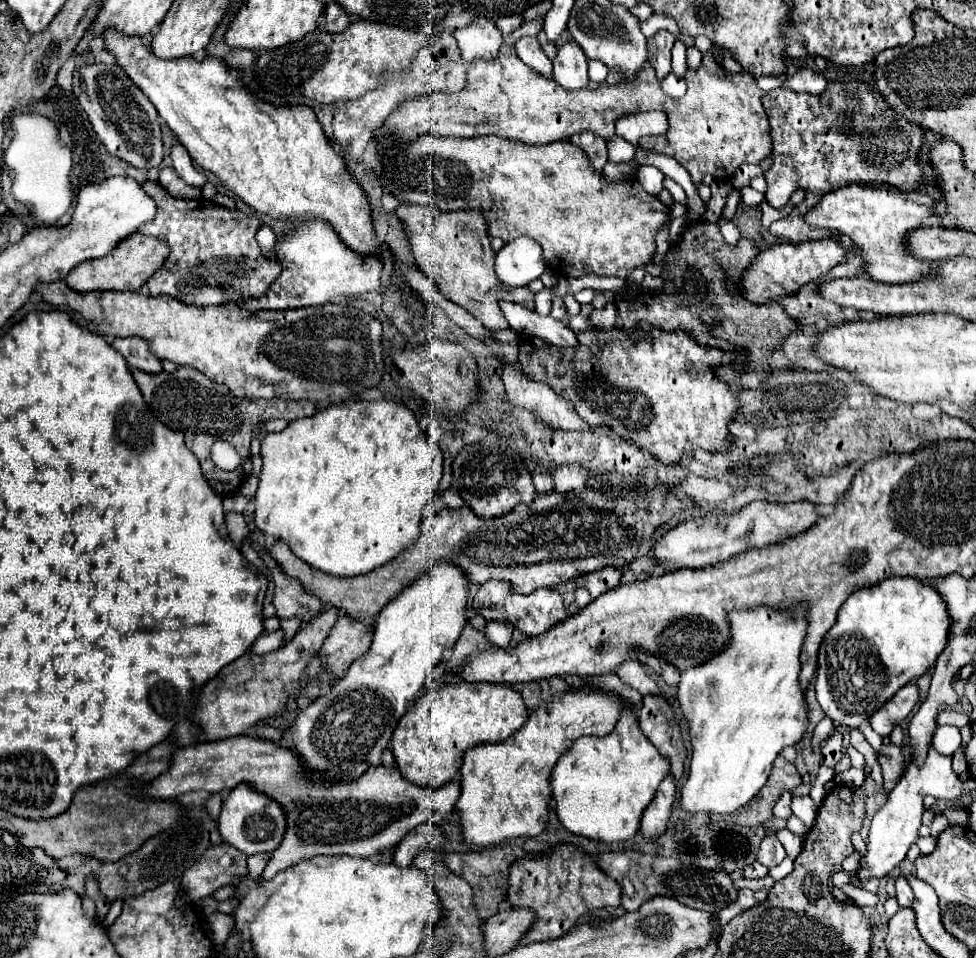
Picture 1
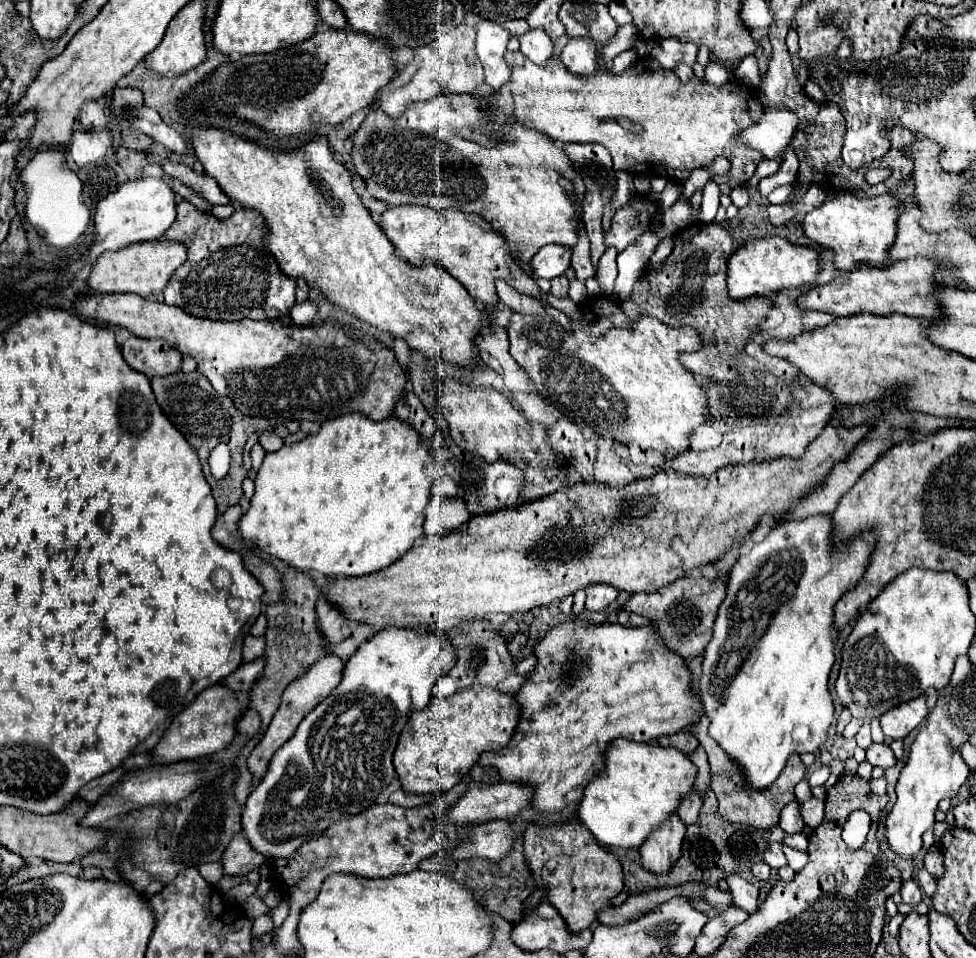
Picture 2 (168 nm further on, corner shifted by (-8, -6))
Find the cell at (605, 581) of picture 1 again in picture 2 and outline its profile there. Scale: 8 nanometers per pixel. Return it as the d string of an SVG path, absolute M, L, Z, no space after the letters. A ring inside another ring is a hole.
M588 586L586 588L586 610L588 612L606 612L616 600L618 590L614 586Z

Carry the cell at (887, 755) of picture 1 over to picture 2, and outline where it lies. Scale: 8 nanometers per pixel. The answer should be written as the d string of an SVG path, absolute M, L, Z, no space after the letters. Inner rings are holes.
M870 744L866 748L866 760L872 766L882 766L882 768L890 768L890 766L896 764L894 752L890 750L888 744Z

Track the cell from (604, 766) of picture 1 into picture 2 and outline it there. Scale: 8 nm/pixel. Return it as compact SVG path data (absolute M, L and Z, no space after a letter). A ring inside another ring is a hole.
M614 740L606 750L606 766L584 790L584 798L578 806L578 816L586 828L594 834L598 844L610 848L640 848L648 836L658 830L670 816L680 808L682 798L690 796L698 768L692 760L678 748L662 748L654 744L634 742L634 740Z

